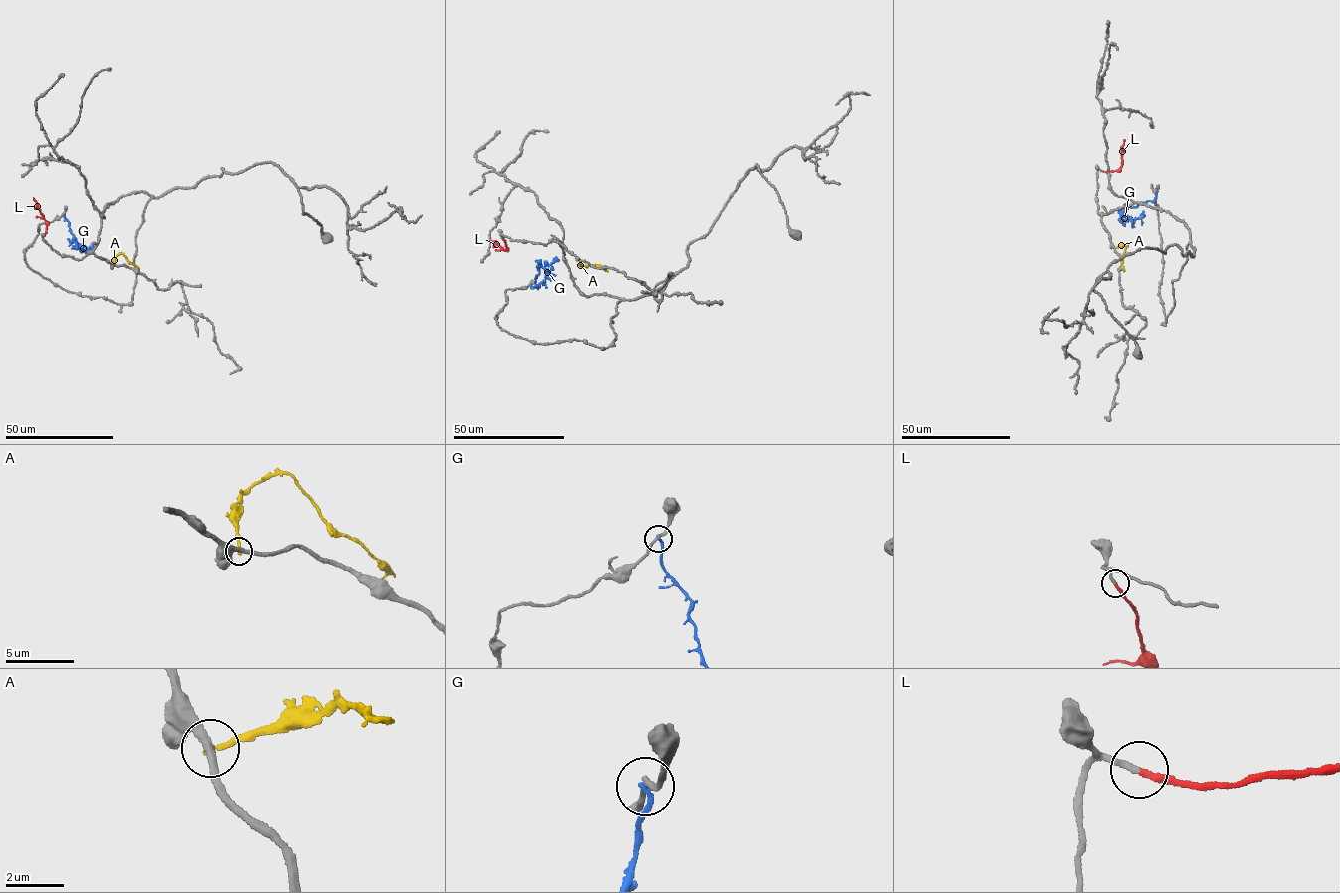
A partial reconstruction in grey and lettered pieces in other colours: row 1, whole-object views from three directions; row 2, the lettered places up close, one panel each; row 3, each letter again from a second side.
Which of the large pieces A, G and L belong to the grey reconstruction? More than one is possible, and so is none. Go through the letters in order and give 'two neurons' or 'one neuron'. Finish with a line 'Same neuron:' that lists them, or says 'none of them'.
A: two neurons
G: two neurons
L: one neuron
Same neuron: L

